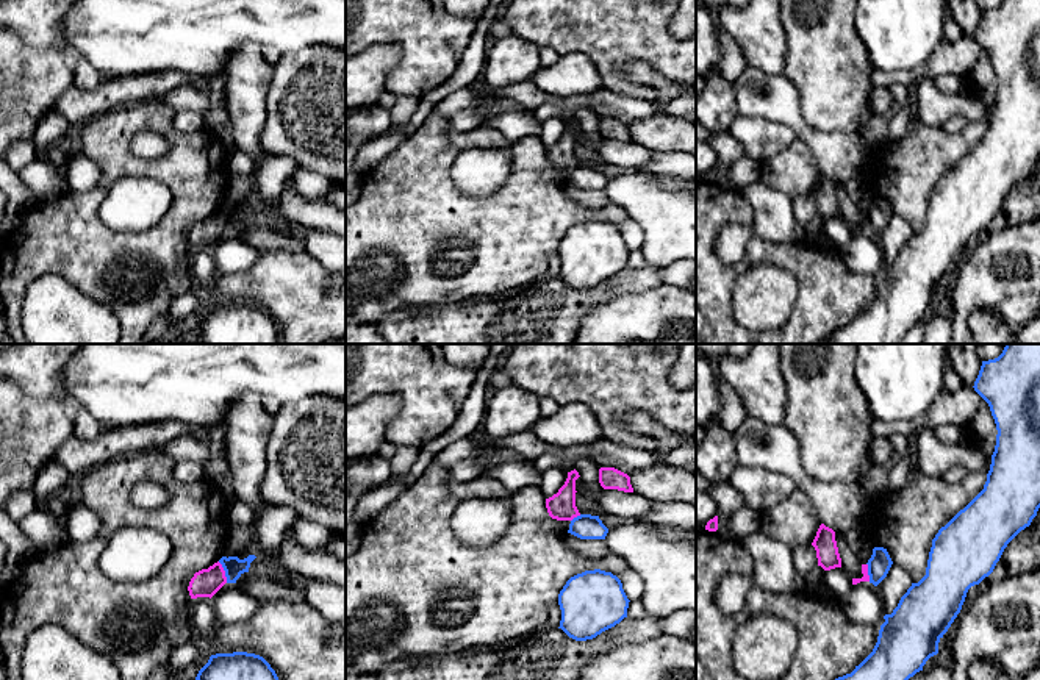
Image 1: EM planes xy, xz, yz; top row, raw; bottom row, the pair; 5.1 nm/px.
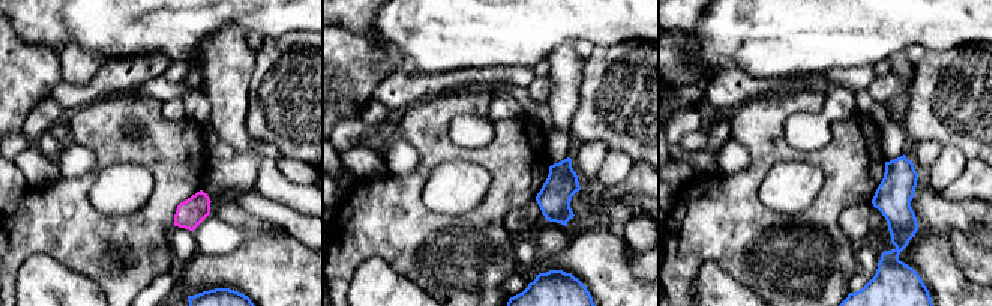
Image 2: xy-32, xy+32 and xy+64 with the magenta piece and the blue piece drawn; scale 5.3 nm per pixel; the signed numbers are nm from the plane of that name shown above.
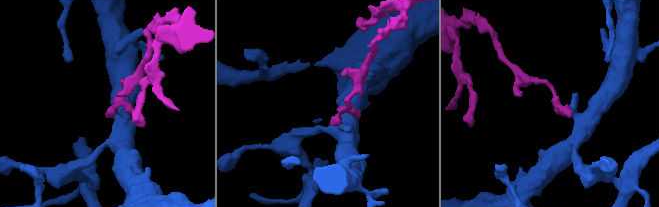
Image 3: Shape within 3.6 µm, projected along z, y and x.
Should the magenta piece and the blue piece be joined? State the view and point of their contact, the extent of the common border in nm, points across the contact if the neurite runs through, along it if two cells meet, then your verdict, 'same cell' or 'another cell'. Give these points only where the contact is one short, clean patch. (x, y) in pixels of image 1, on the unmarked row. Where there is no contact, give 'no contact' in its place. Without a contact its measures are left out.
contact xy (224, 222); length 120 nm; border xy (218, 211), (227, 232); another cell

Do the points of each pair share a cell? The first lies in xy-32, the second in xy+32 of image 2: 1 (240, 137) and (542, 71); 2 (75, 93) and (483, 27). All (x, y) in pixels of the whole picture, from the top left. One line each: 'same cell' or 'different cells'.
1: different cells
2: different cells

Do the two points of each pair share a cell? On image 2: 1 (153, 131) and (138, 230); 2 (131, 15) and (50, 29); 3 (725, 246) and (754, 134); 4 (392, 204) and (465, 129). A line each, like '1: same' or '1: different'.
1: same
2: different
3: same
4: different

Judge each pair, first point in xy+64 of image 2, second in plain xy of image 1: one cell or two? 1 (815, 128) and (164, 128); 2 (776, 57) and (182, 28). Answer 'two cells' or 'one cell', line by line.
1: two cells
2: one cell

